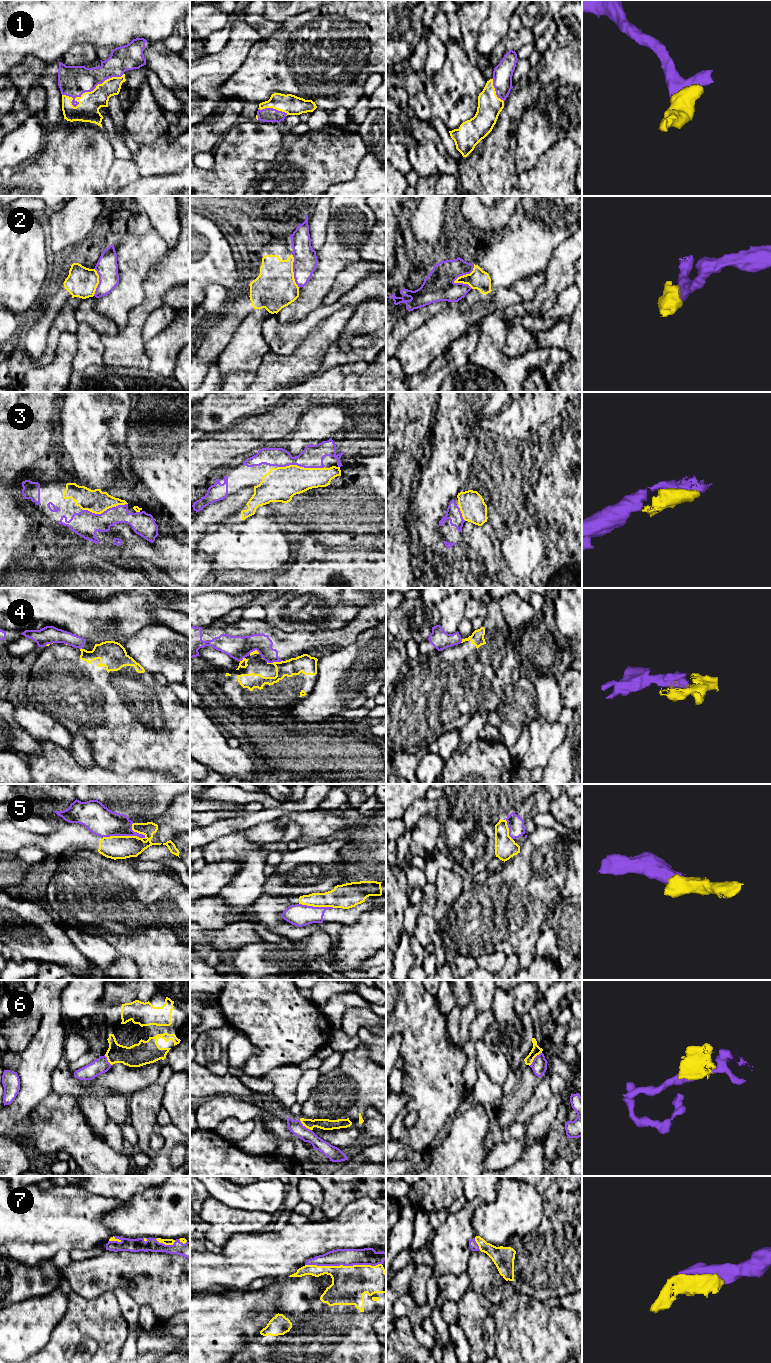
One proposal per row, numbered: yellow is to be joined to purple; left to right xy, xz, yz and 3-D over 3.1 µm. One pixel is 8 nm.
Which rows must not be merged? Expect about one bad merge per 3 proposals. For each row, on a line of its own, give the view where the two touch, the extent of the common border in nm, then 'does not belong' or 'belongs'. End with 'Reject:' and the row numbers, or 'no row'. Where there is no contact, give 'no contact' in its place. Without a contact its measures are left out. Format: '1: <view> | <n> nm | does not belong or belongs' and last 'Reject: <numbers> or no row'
1: xy | 550 nm | belongs
2: yz | 220 nm | does not belong
3: xz | 380 nm | belongs
4: xz | 130 nm | does not belong
5: xy | 340 nm | does not belong
6: yz | 150 nm | does not belong
7: xz | 600 nm | belongs
Reject: 2, 4, 5, 6

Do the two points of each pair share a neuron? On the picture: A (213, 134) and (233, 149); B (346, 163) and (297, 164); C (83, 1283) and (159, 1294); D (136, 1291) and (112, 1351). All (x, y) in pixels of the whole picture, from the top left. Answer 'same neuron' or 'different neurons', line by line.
A: different neurons
B: same neuron
C: same neuron
D: different neurons

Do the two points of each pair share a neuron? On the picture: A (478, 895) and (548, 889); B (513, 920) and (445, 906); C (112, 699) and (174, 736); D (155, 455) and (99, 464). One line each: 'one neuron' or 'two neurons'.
A: one neuron
B: two neurons
C: one neuron
D: two neurons

